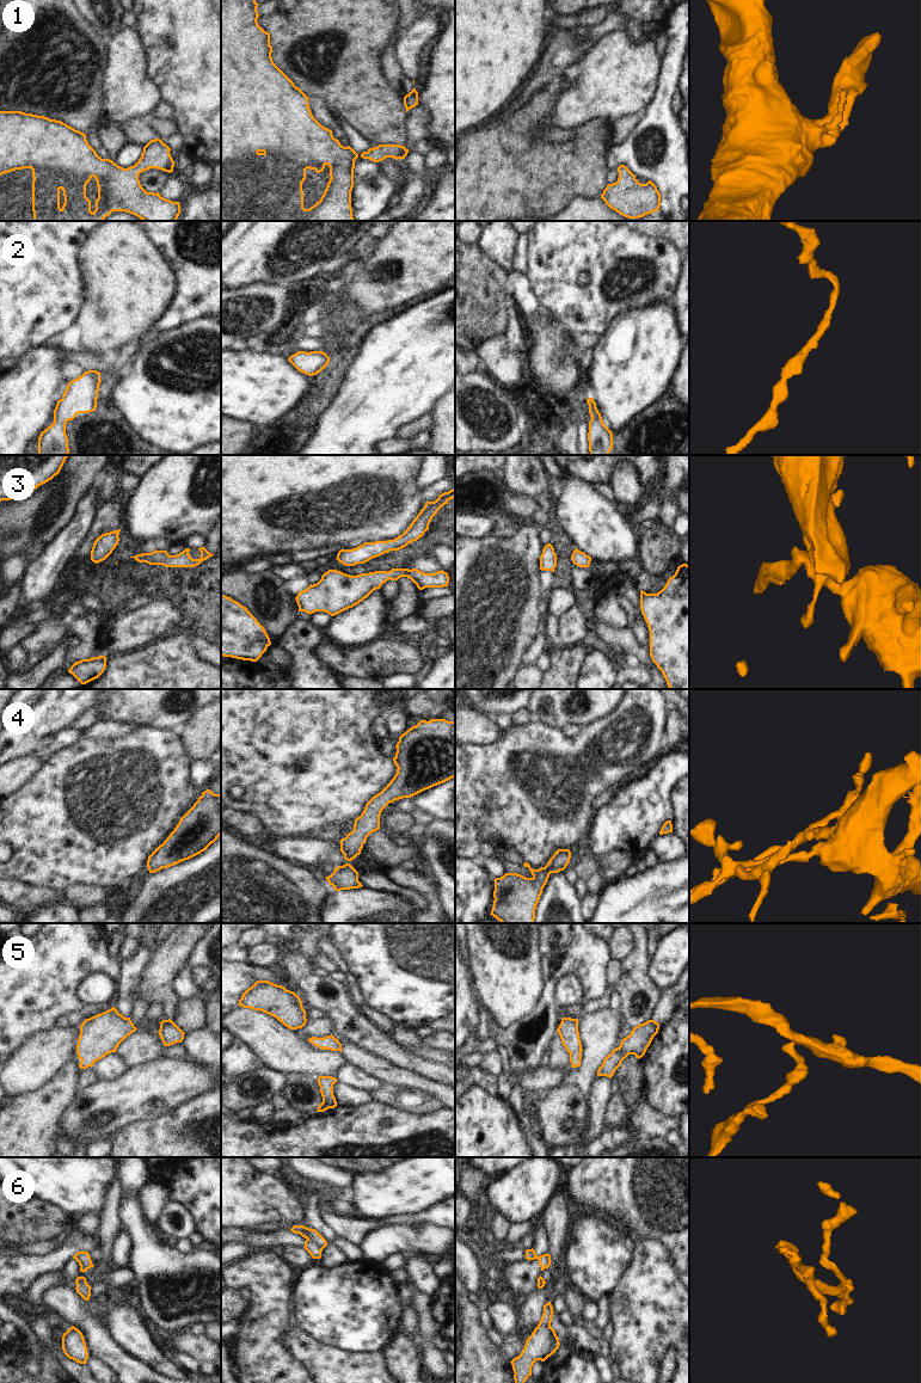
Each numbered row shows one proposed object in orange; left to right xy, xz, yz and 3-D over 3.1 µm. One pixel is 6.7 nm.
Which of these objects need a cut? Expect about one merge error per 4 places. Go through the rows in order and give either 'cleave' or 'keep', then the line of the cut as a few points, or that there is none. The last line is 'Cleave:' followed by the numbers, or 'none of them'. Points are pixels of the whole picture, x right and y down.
1: keep; cut none
2: keep; cut none
3: keep; cut none
4: keep; cut none
5: keep; cut none
6: cleave; cut xz (307, 1239), (321, 1249)
Cleave: 6

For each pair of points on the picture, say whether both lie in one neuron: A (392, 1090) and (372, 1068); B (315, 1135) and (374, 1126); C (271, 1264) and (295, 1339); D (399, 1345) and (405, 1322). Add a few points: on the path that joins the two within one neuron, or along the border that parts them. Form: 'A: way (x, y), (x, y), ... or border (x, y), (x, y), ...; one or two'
A: border (384, 1083), (404, 1085), (415, 1088); two
B: way (330, 1135), (360, 1135); one
C: border (288, 1328), (281, 1338), (281, 1344), (293, 1356); two
D: border (398, 1327), (404, 1327), (416, 1344); two

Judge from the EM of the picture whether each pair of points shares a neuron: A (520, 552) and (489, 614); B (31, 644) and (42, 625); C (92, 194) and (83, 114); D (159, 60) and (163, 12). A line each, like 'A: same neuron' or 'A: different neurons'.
A: same neuron
B: same neuron
C: different neurons
D: same neuron

